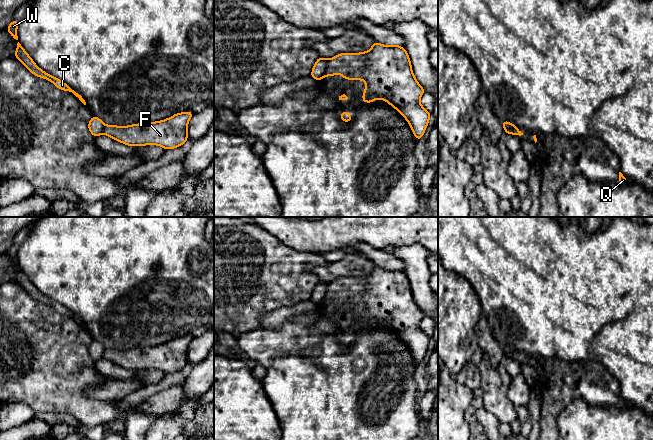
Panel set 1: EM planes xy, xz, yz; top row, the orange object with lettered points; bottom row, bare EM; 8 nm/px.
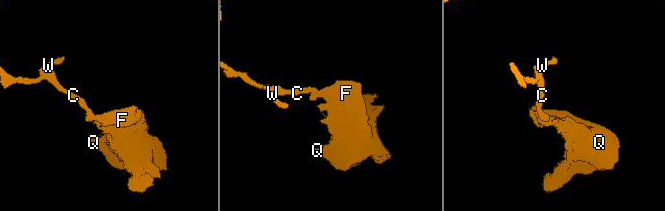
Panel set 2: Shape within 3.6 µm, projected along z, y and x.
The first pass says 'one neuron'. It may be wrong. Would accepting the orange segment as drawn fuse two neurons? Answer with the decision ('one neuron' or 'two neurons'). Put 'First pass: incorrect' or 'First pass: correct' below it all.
two neurons
First pass: incorrect

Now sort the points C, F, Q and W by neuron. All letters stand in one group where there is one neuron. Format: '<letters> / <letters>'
C W / F Q

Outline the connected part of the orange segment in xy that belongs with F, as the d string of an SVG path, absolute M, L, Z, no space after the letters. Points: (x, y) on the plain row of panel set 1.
M187 335L162 345L129 350L105 349L103 358L128 370L158 369L165 374L174 373L188 364L188 346L193 338Z

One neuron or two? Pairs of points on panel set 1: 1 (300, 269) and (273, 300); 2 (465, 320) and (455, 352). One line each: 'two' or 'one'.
1: one
2: one

